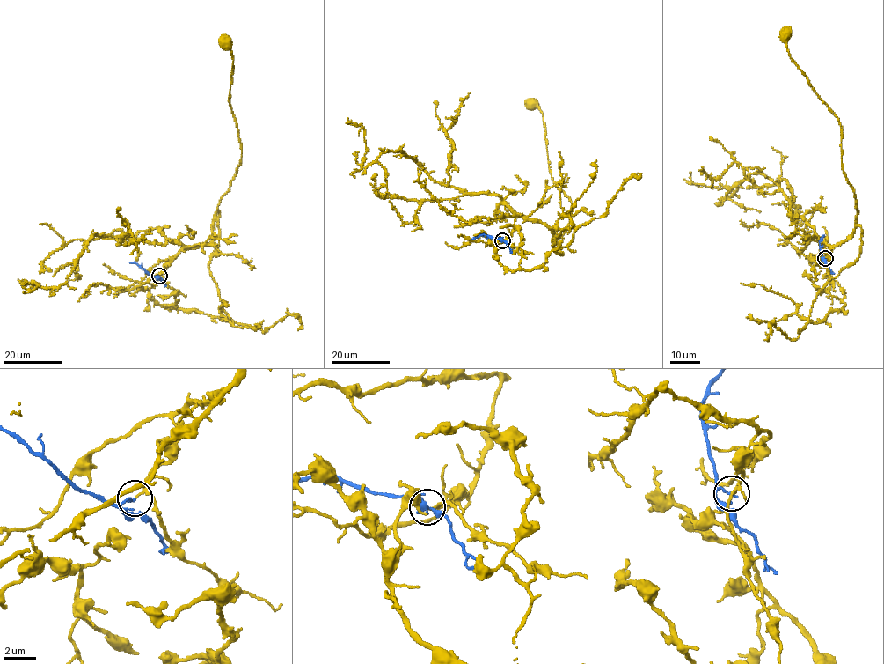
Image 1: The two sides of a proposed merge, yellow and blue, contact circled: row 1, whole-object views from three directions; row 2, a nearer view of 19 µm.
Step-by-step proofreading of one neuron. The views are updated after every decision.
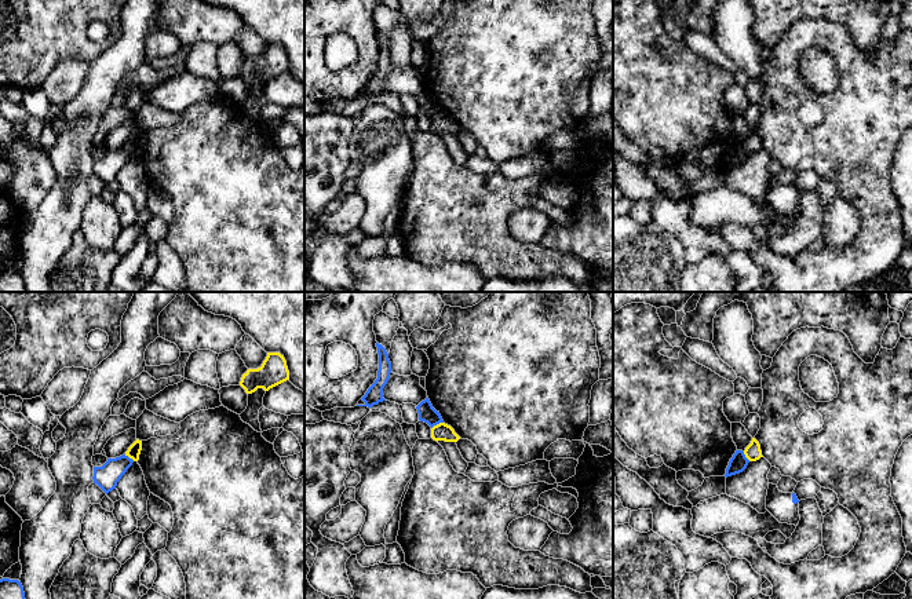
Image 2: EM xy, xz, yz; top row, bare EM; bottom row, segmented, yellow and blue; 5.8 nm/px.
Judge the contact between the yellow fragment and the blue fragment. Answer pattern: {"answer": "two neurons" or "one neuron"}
{"answer": "two neurons"}

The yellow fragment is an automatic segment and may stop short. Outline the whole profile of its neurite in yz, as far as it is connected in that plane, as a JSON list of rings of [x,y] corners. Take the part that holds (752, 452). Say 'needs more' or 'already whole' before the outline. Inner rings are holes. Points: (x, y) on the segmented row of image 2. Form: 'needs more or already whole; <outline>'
already whole; [[[752,438],[751,443],[745,448],[744,454],[749,461],[756,461],[763,457],[760,445],[755,438]]]

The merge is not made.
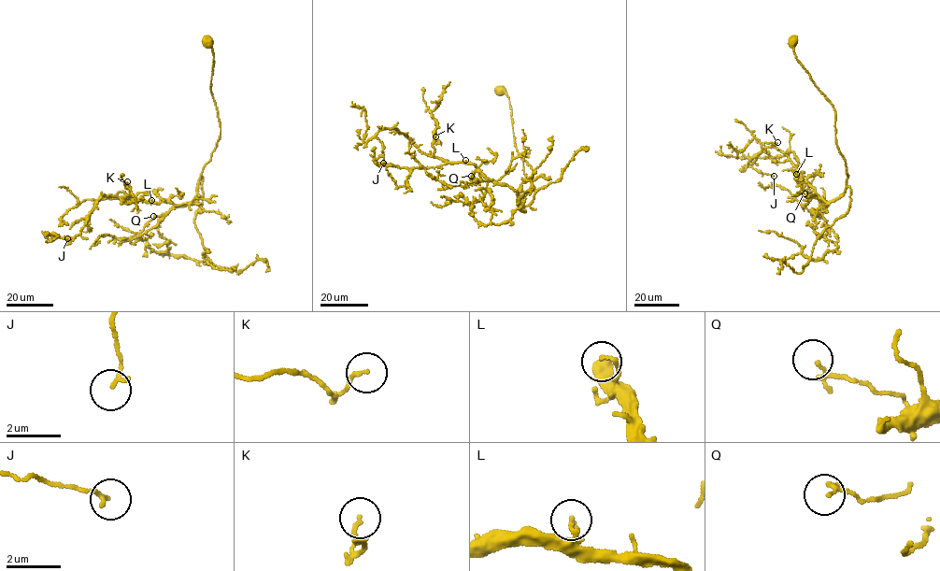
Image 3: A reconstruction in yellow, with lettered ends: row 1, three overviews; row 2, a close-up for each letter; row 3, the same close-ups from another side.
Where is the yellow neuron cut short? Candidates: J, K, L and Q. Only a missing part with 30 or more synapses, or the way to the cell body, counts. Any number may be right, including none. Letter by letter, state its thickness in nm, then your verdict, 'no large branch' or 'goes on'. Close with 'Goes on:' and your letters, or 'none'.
J: 160 nm | no large branch
K: 120 nm | no large branch
L: 120 nm | no large branch
Q: 110 nm | no large branch
Goes on: none

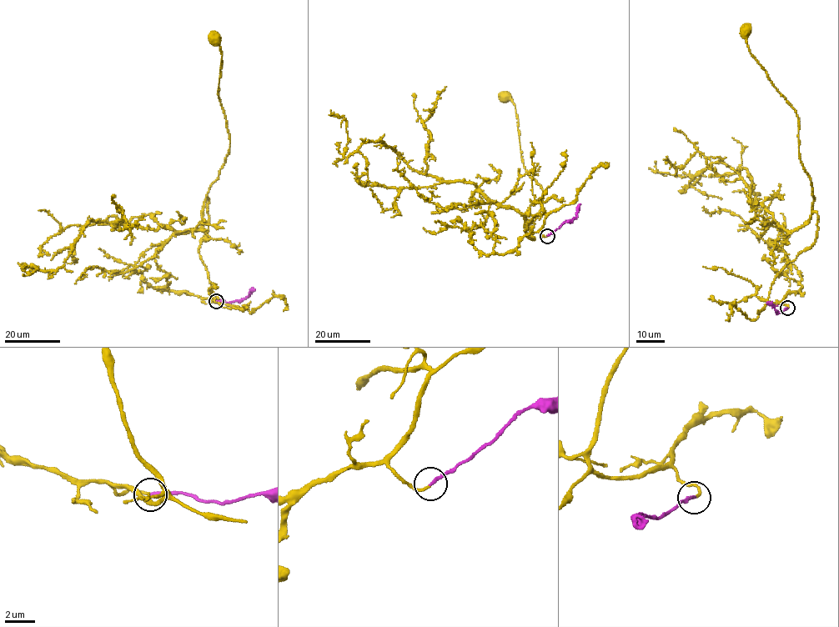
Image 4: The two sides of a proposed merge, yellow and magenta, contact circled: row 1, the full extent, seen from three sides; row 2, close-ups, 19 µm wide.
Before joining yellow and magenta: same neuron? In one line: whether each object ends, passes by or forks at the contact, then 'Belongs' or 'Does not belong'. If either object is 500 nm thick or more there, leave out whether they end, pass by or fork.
At the ring yellow ends. At the ring magenta ends. Belongs

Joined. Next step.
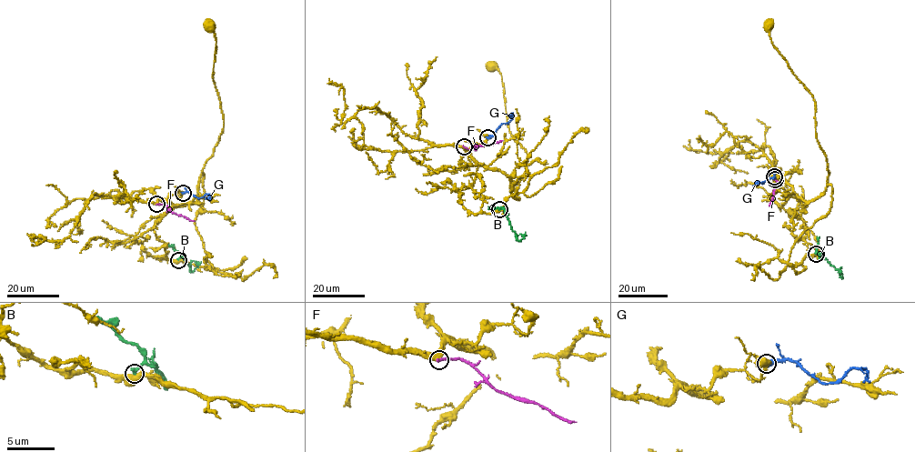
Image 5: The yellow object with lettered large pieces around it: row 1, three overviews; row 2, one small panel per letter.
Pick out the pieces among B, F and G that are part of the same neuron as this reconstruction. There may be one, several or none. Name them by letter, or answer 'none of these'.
none of these

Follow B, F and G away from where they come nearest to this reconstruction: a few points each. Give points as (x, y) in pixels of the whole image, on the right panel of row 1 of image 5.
B: (816, 254), (832, 265), (842, 278), (841, 271)
F: (775, 180), (778, 184), (769, 205)
G: (774, 176), (762, 184), (755, 183)

